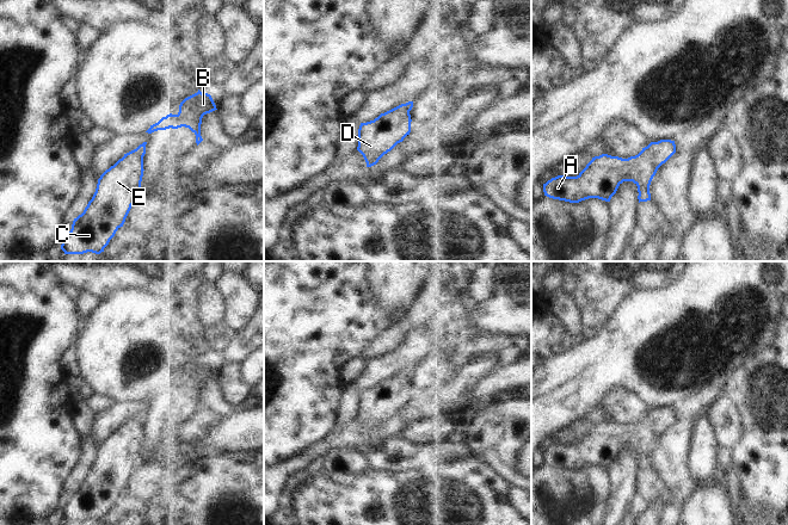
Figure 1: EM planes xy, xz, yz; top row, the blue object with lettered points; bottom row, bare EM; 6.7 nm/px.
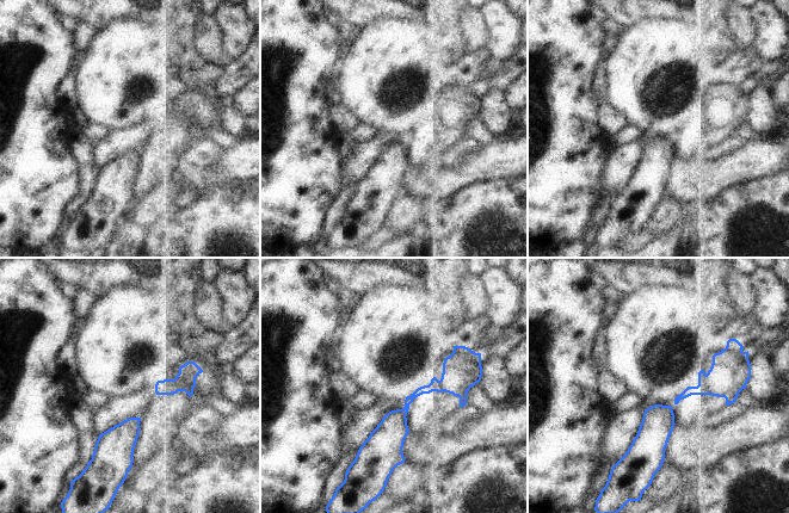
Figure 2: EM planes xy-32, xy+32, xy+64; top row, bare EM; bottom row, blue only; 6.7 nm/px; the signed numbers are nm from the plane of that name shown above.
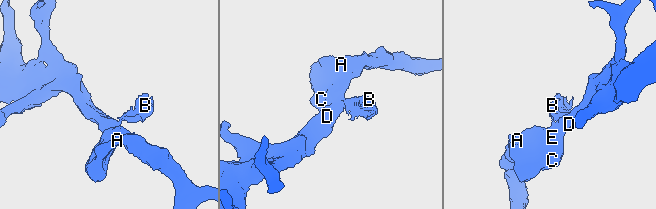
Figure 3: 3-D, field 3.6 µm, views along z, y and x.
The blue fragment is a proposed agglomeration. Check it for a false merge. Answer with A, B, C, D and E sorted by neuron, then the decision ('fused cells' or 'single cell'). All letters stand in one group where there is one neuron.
groups A C D E / B; fused cells

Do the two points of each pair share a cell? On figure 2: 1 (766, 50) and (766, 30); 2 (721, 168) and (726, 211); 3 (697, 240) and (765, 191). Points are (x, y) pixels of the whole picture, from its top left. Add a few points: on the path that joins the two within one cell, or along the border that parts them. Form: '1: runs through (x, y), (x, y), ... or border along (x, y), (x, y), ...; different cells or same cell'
1: runs through (766, 45), (766, 35); same cell
2: border along (750, 181), (728, 187), (710, 202), (697, 203); different cells
3: runs through (714, 240), (749, 208); same cell

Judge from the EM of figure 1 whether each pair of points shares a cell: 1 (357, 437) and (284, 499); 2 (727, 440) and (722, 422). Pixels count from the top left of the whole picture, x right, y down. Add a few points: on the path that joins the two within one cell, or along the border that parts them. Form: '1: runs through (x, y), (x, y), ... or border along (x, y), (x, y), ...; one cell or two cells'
1: border along (338, 449), (331, 449), (312, 461); two cells
2: runs through (727, 436), (727, 427); one cell

